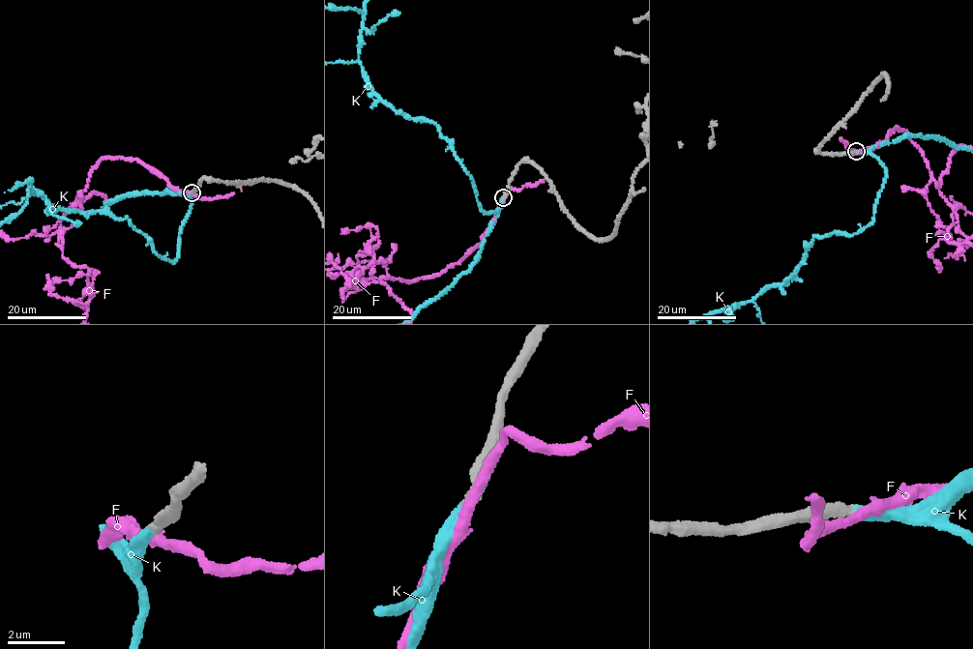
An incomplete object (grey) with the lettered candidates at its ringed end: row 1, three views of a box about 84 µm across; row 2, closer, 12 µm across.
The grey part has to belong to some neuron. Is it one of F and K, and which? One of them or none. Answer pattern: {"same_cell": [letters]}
{"same_cell": ["K"]}

